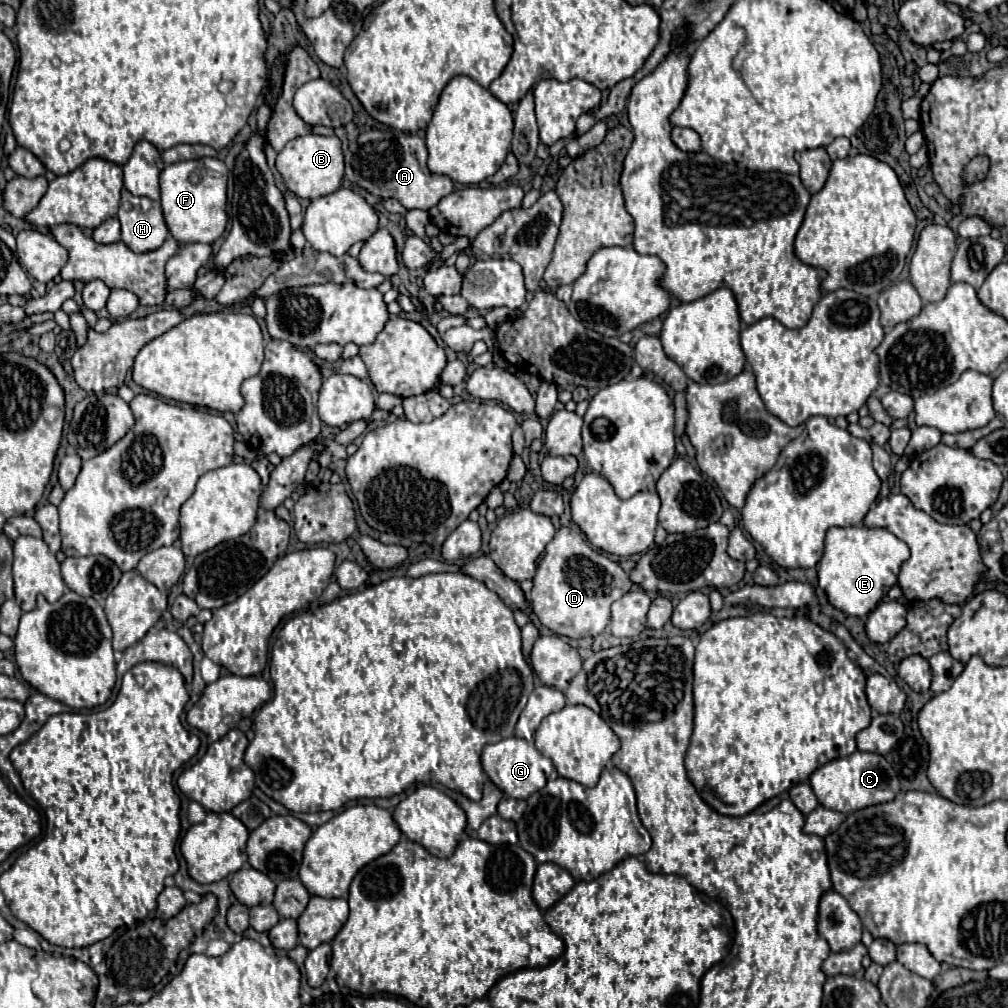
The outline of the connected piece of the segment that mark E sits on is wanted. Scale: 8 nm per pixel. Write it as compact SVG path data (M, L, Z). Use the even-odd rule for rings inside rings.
M830 527L826 533L826 549L820 559L818 583L826 591L828 601L846 615L864 617L876 609L882 597L898 583L902 563L910 557L908 545L880 527Z

